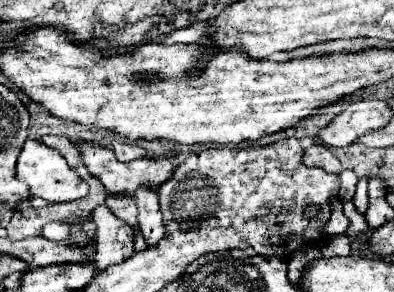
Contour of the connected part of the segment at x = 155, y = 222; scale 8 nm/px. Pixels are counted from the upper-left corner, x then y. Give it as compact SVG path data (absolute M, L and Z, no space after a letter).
M138 187L134 193L138 205L138 227L148 245L156 245L164 237L162 213L158 207L158 193L152 187Z

